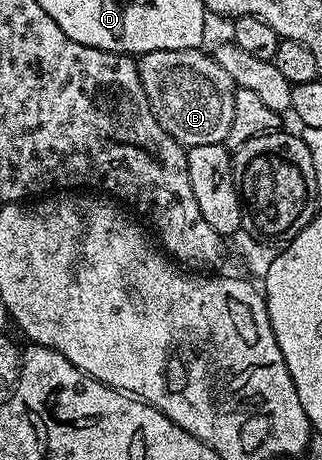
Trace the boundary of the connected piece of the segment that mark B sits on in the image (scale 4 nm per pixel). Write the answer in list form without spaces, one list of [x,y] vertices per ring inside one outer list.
[[[203,49],[194,51],[150,51],[138,56],[139,76],[144,86],[145,97],[149,101],[153,117],[176,142],[184,148],[197,145],[226,144],[229,125],[233,125],[233,97],[235,82],[217,65],[217,61]]]

